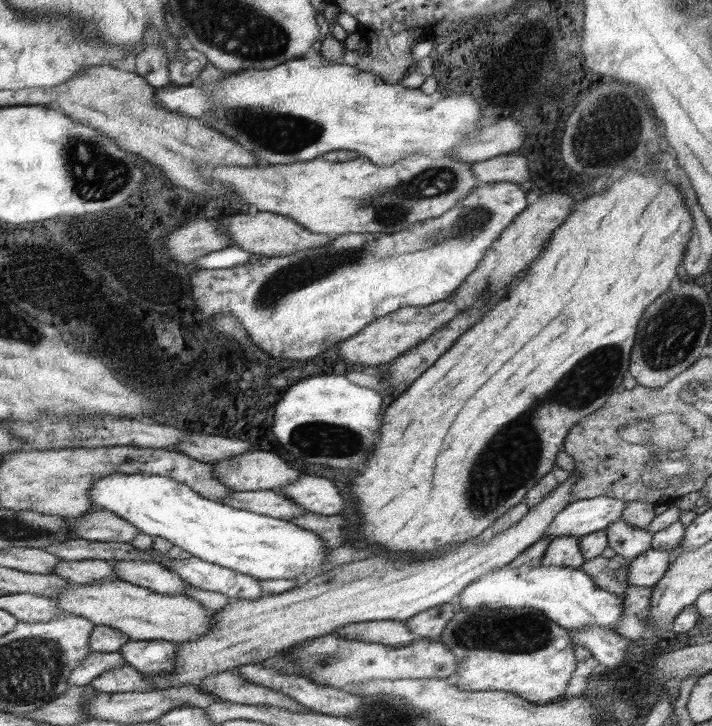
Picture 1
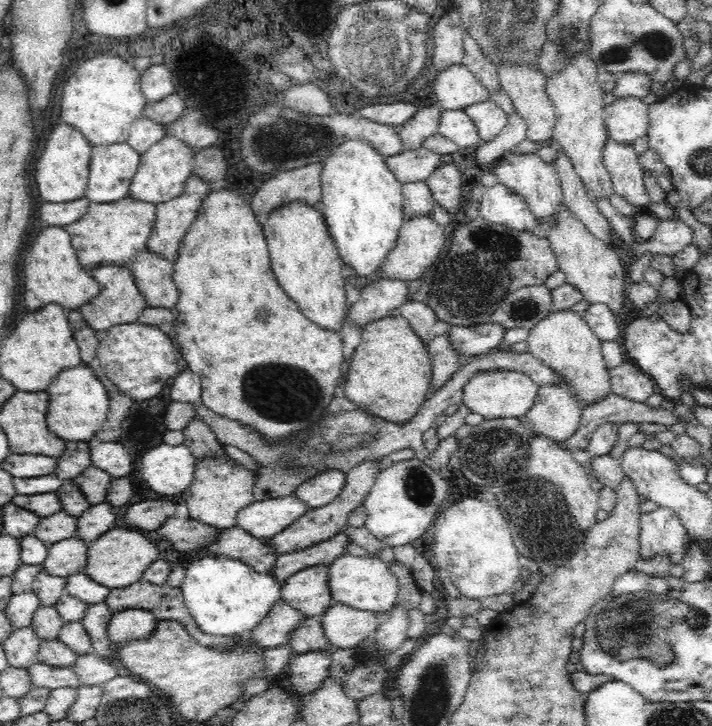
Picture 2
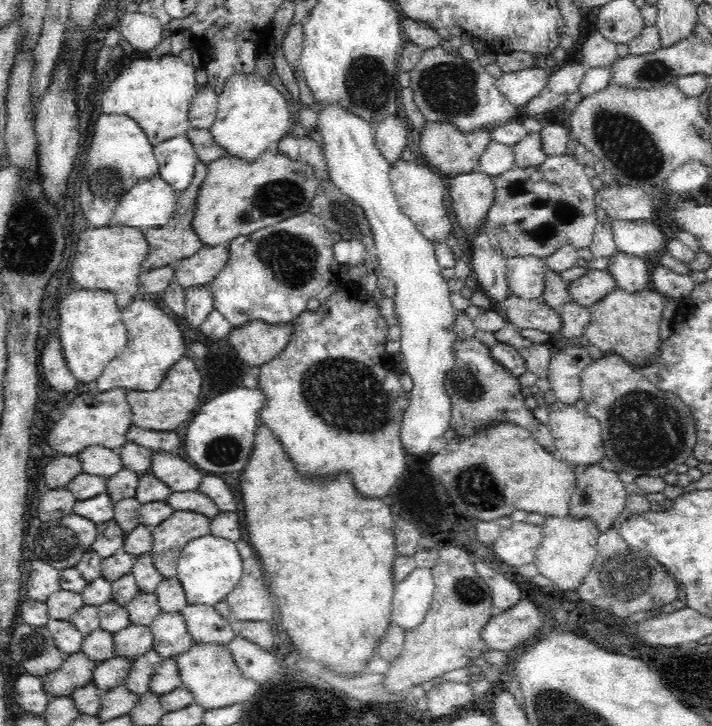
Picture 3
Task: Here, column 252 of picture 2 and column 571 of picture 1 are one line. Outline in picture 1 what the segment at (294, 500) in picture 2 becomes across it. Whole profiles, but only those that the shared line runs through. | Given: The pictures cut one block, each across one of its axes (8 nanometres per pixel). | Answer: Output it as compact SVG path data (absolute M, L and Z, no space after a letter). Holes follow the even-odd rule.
M596 497L574 500L560 510L554 522L544 531L543 538L584 536L605 528L621 518L627 501L617 498Z

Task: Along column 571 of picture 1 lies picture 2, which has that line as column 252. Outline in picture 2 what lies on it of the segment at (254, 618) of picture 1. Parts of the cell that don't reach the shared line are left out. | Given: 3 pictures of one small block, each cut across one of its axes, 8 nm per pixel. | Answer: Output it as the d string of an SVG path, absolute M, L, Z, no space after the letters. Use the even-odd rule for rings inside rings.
M225 456L222 458L198 458L196 470L194 470L194 480L182 492L190 518L212 526L214 529L228 530L228 528L234 528L237 526L236 516L240 510L250 506L255 501L252 494L255 482L254 473L229 456L228 458Z

